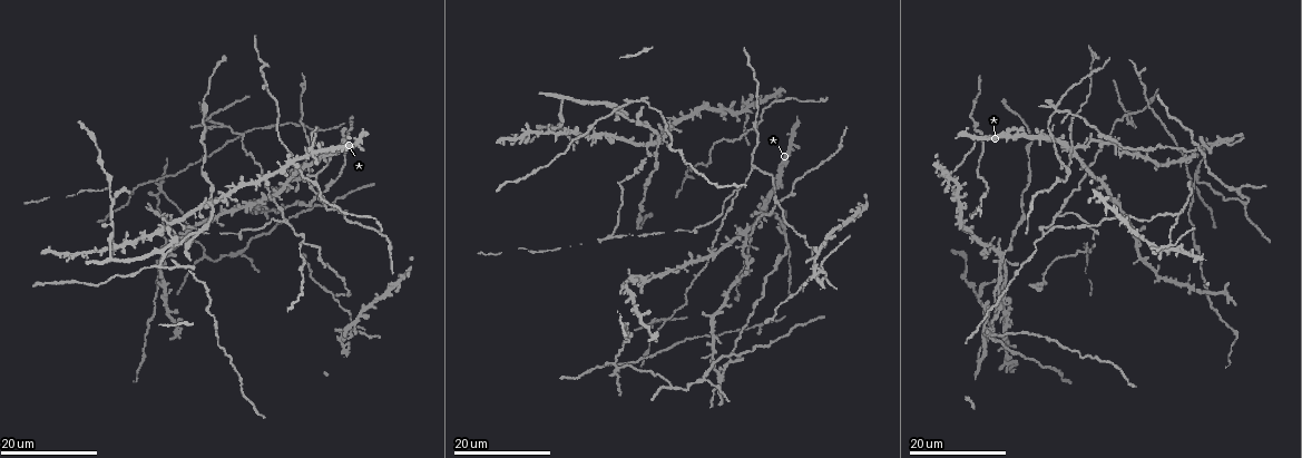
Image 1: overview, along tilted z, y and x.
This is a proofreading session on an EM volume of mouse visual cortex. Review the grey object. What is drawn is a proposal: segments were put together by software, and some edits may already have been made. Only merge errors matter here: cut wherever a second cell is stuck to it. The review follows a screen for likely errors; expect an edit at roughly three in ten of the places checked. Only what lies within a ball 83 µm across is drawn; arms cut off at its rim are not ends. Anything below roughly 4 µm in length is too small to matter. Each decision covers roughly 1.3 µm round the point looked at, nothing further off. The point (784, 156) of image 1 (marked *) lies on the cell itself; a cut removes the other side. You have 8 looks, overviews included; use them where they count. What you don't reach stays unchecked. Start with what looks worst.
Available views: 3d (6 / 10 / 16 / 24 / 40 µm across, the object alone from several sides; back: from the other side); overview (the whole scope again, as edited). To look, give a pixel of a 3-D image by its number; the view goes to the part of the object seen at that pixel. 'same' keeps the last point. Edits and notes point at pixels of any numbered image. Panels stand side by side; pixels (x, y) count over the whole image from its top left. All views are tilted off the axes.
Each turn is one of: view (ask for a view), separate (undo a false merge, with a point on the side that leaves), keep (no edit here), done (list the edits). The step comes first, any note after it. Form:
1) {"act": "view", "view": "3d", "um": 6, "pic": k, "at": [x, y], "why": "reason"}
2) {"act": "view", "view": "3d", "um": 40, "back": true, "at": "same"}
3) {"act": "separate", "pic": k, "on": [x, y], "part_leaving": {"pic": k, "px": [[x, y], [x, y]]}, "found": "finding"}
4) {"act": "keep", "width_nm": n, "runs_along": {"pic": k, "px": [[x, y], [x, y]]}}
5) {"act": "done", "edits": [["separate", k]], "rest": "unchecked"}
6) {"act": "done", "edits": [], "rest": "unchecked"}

{"act": "view", "view": "3d", "um": 16, "pic": 1, "at": [739, 189], "why": "three-way junction"}

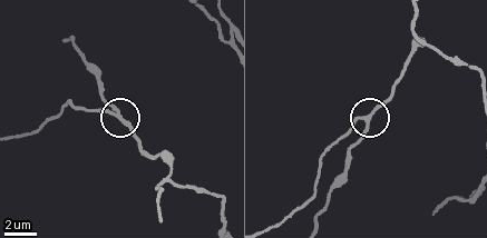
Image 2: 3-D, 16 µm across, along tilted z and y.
{"act": "view", "view": "3d", "um": 6, "pic": 2, "at": [117, 117], "why": "closer look"}

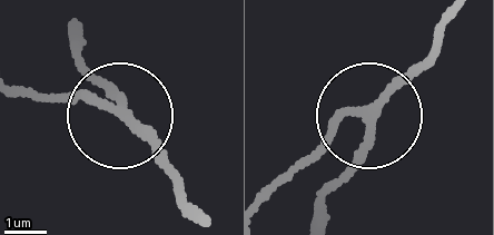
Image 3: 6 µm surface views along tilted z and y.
{"act": "keep", "width_nm": 190, "runs_along": {"pic": 3, "px": [[72, 47], [118, 115], [23, 95]]}, "found": "all the same cell"}

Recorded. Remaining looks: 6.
{"act": "view", "view": "3d", "um": 16, "pic": 1, "at": [318, 192], "why": "four or more arms meet"}

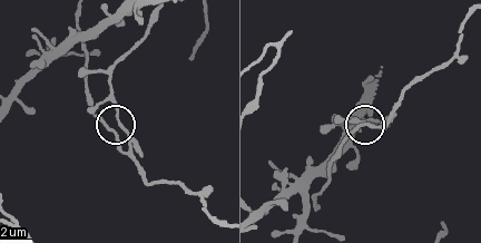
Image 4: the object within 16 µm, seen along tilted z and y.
{"act": "view", "view": "3d", "um": 6, "pic": 4, "at": [114, 134]}

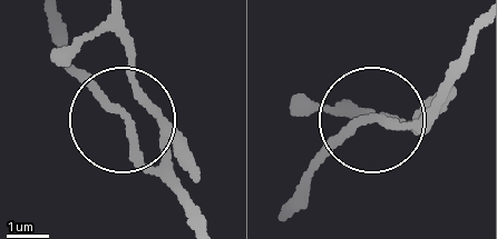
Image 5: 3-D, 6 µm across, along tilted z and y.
{"act": "separate", "pic": 5, "on": [197, 180], "part_leaving": {"pic": 5, "px": [[159, 140], [115, 16]]}, "found": "a second cell is stuck on"}

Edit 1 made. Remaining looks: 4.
{"act": "view", "view": "overview", "why": "see it whole again"}

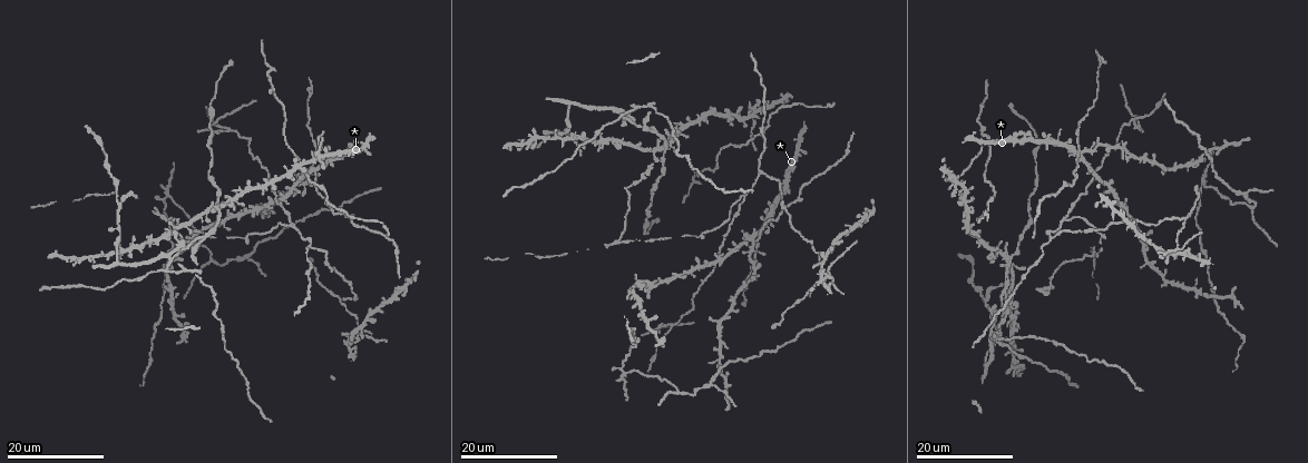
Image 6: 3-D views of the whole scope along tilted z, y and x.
{"act": "view", "view": "3d", "um": 24, "pic": 6, "at": [1089, 183], "why": "side arm on a straight run"}

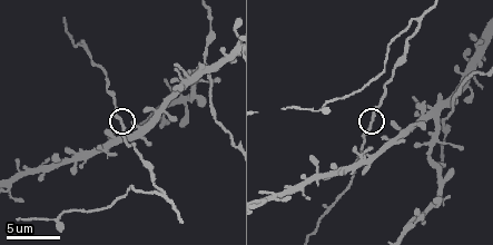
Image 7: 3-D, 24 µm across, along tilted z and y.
{"act": "view", "view": "3d", "um": 10, "pic": 7, "at": [120, 119], "why": "zoom in"}

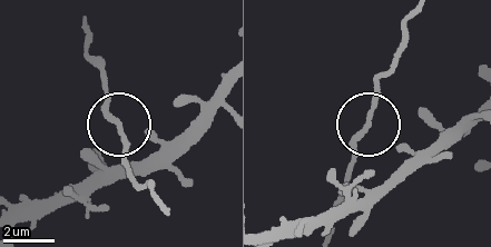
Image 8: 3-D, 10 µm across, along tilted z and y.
{"act": "keep", "side_arm_um": 44, "runs_along": {"pic": 8, "px": [[219, 91], [177, 137], [157, 142], [111, 116], [107, 77]]}, "found": "all the same cell"}

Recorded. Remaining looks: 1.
{"act": "done", "edits": [["separate", 5]], "rest": "unchecked"}

